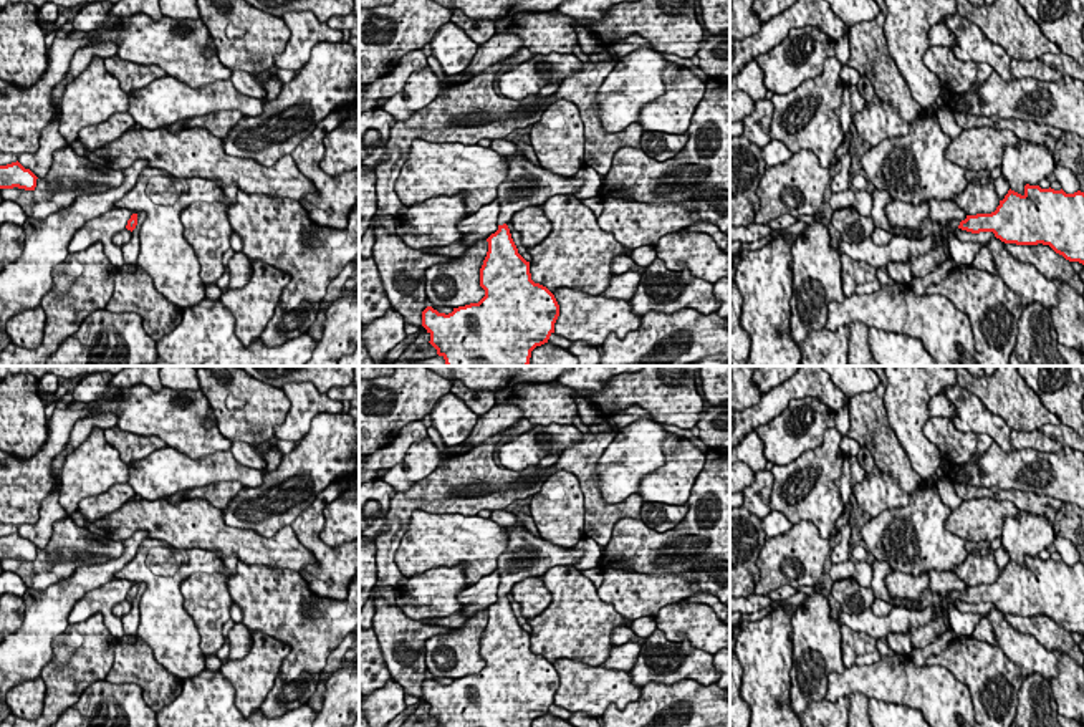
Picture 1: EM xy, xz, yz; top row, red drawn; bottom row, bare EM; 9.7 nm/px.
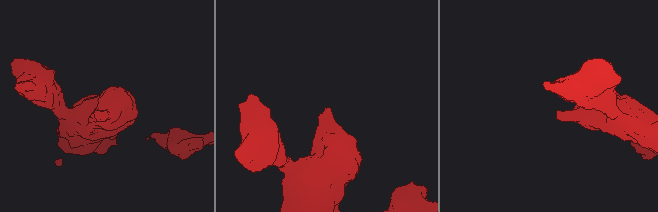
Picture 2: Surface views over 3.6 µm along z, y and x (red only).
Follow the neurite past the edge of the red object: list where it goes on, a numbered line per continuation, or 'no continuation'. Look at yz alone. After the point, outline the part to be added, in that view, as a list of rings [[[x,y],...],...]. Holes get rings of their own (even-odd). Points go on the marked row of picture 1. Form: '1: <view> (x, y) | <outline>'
1: yz (929, 227) | [[[928,217],[922,222],[920,230],[914,237],[915,237],[915,240],[927,238],[928,235],[935,235],[937,238],[940,238],[943,230],[952,232],[952,230],[958,229],[958,225],[960,225],[958,220],[950,220],[948,224],[942,225],[942,224],[933,222]]]

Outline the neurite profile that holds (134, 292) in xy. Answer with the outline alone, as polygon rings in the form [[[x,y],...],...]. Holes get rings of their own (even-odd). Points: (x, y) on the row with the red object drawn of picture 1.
[[[122,265],[114,277],[108,305],[113,313],[136,313],[144,331],[157,343],[182,321],[182,310],[161,295],[139,265]]]

